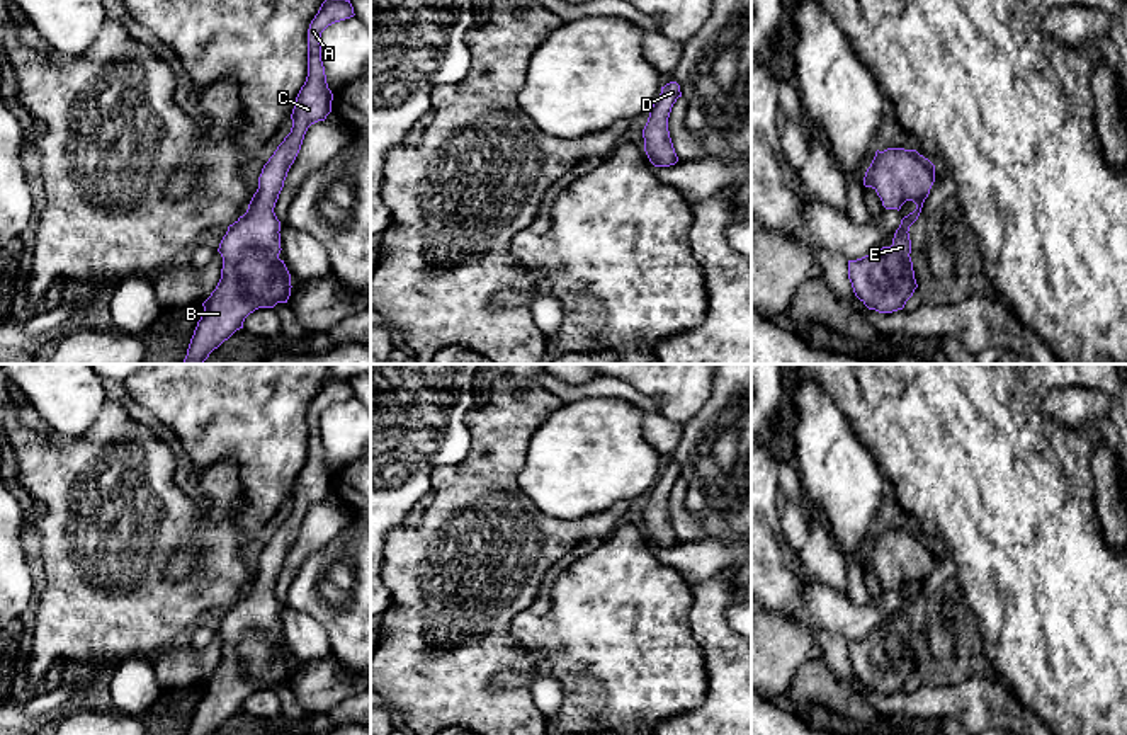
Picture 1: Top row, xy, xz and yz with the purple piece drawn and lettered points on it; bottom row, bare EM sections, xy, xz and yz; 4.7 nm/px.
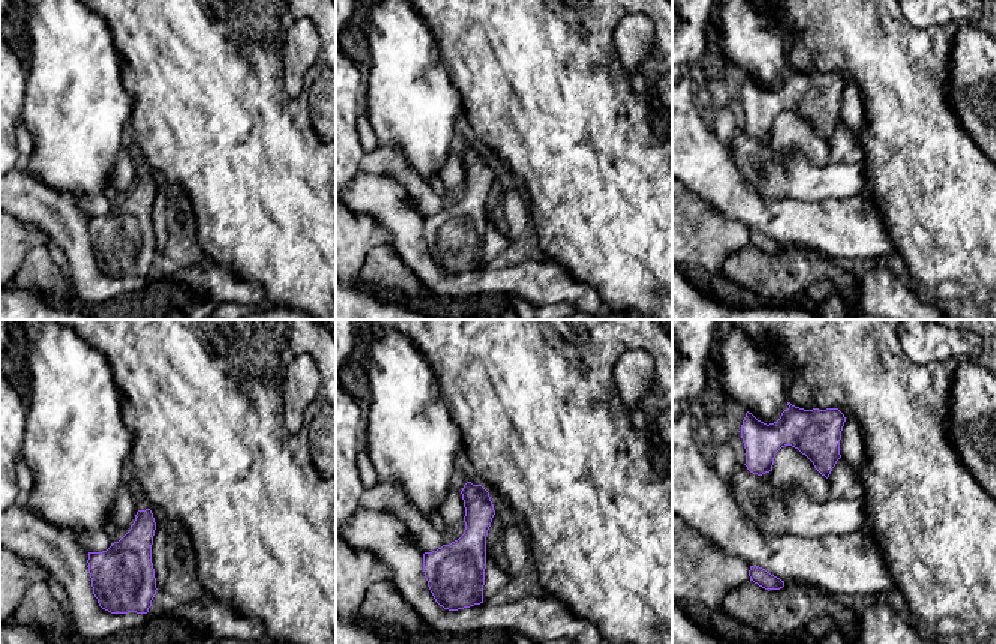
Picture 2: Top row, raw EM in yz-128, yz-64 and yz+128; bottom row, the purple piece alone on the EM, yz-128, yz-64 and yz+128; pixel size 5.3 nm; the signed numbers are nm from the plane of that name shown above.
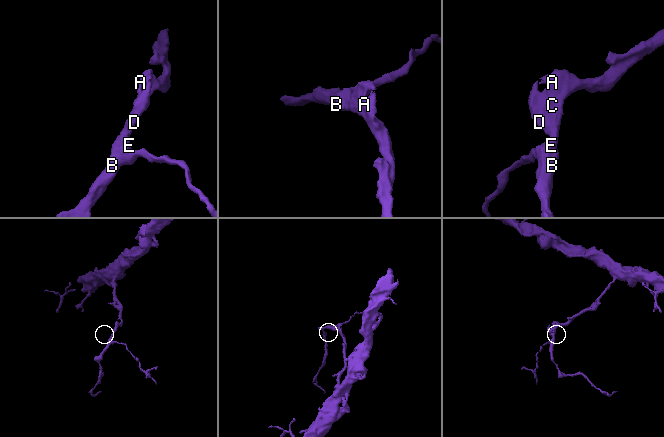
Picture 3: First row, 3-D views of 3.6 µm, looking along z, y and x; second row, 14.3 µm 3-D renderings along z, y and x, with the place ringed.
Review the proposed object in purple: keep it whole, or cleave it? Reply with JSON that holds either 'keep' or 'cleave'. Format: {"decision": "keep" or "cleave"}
{"decision": "keep"}

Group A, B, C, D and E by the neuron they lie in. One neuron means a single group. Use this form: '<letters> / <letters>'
A B C D E

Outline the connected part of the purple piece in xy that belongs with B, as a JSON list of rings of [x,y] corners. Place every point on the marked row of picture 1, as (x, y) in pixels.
[[[325,0],[309,24],[308,77],[294,102],[291,133],[263,165],[246,213],[228,226],[219,243],[221,279],[202,303],[204,311],[182,364],[202,364],[214,349],[243,328],[250,313],[287,303],[291,296],[291,274],[279,259],[280,221],[274,208],[308,128],[331,112],[333,94],[321,61],[321,32],[354,15],[350,0]]]

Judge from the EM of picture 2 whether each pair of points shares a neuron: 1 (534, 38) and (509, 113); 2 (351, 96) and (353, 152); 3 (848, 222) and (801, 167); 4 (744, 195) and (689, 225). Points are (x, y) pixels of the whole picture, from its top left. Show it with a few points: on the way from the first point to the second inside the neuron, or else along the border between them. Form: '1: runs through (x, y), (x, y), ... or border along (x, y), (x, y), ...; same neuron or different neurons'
1: runs through (531, 56), (531, 90), (527, 95); same neuron
2: runs through (351, 110), (351, 138); same neuron
3: border along (863, 194), (818, 201), (792, 200); different neurons
4: border along (687, 189), (725, 216), (735, 218), (747, 227); different neurons

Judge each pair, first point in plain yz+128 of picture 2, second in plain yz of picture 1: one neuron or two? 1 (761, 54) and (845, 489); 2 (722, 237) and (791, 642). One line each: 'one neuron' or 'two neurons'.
1: one neuron
2: one neuron

